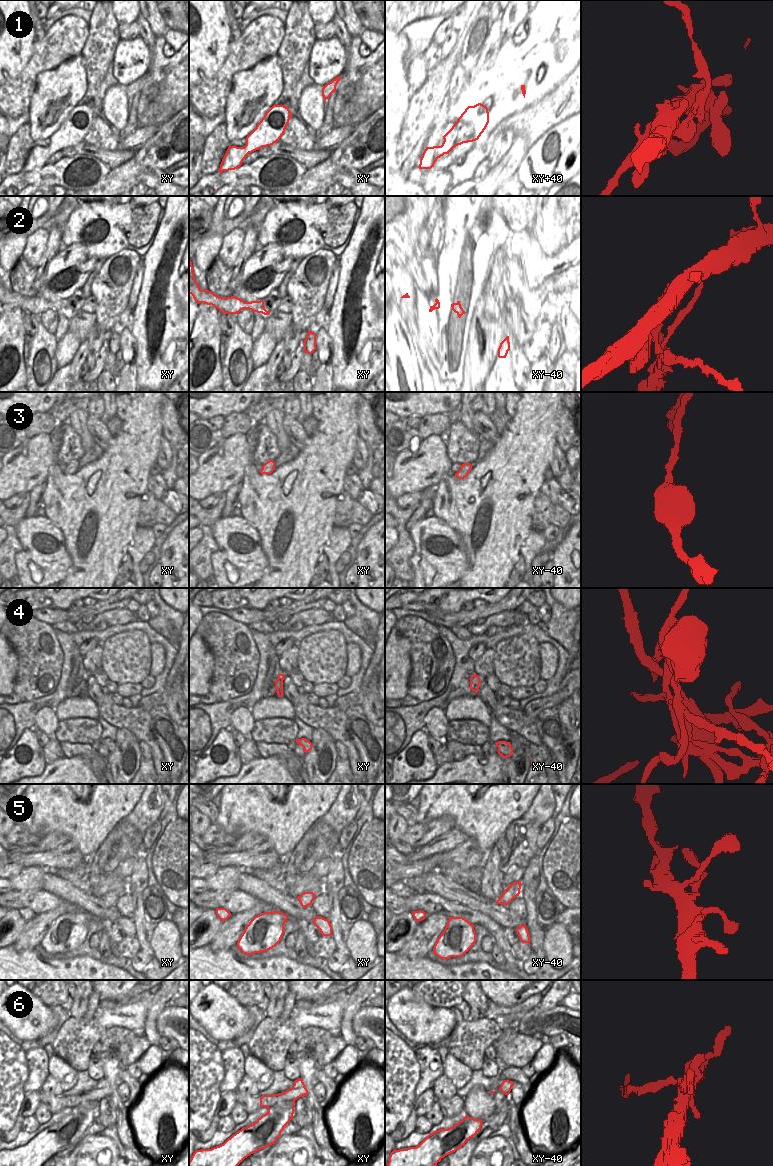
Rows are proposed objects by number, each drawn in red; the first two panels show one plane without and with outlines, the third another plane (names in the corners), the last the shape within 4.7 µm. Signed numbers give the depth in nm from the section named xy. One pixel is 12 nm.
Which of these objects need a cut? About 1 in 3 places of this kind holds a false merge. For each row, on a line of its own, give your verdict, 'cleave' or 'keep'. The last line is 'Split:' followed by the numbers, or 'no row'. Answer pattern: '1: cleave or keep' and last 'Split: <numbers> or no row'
1: cleave
2: cleave
3: keep
4: cleave
5: keep
6: cleave
Split: 1, 2, 4, 6

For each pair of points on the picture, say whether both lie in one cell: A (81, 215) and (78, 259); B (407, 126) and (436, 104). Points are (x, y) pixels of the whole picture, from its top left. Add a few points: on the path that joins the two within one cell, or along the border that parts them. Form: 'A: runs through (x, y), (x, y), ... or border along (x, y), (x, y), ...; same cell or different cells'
A: border along (65, 246), (80, 243), (89, 254), (97, 259); different cells
B: border along (421, 113), (423, 116), (423, 128); different cells

